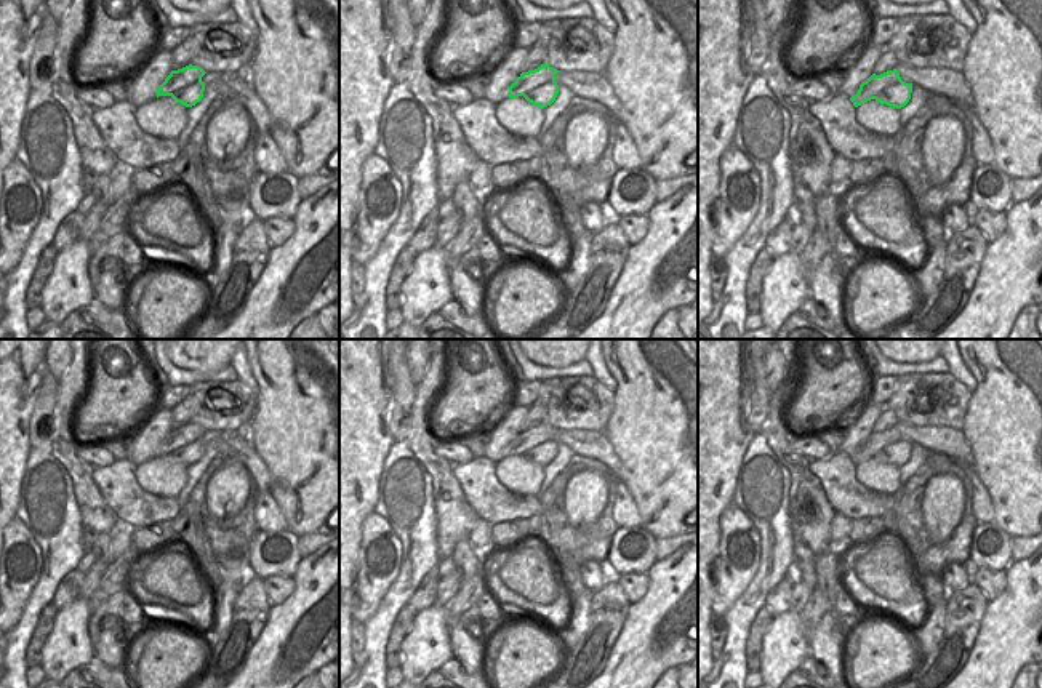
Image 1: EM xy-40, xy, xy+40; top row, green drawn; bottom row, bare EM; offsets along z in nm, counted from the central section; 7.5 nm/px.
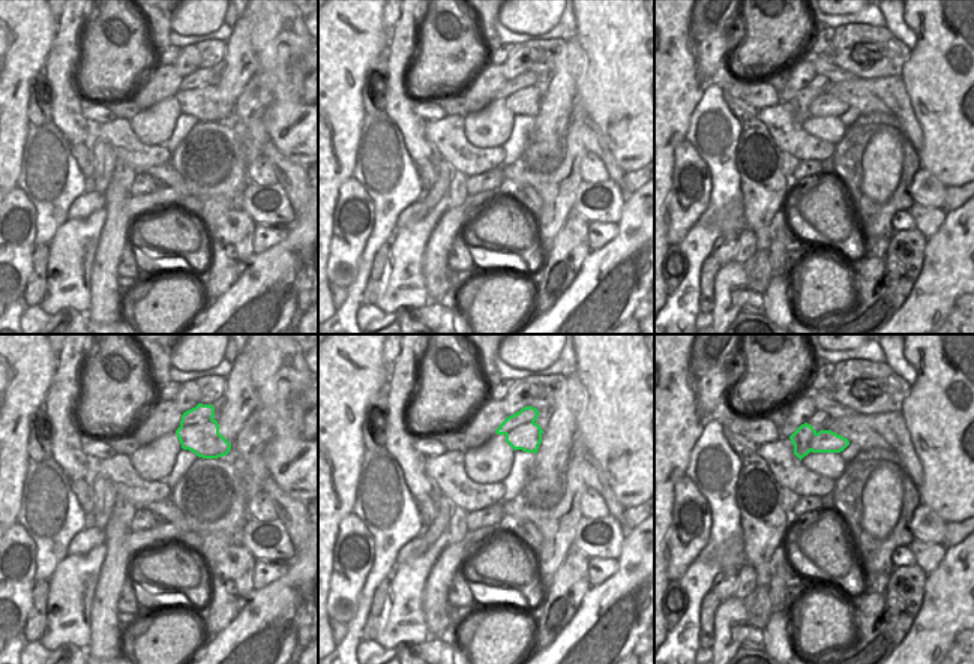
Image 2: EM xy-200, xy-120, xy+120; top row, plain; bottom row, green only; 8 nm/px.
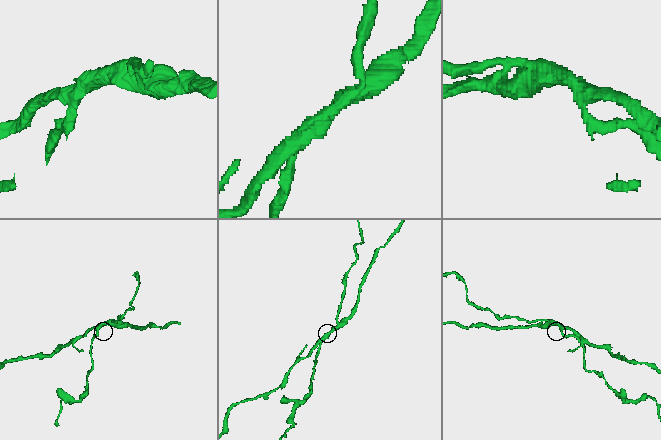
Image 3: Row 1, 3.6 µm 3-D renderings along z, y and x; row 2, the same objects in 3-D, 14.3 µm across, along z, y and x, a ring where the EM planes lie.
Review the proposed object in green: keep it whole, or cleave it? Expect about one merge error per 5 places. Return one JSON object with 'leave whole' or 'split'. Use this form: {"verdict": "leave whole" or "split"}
{"verdict": "split"}

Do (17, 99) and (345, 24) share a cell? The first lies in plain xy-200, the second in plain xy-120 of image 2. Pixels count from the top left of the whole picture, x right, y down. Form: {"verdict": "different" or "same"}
{"verdict": "same"}

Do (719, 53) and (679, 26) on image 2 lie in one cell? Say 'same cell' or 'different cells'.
different cells

